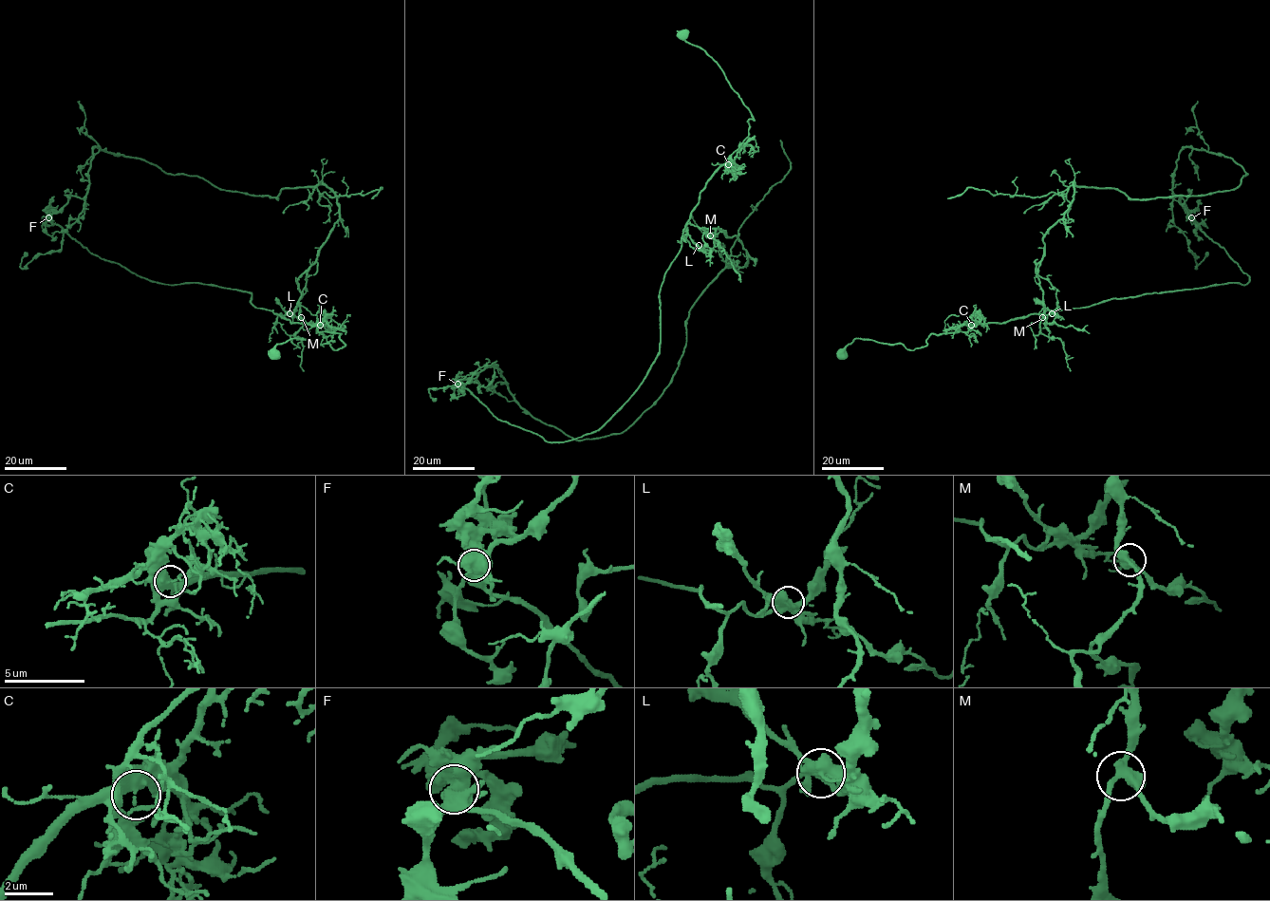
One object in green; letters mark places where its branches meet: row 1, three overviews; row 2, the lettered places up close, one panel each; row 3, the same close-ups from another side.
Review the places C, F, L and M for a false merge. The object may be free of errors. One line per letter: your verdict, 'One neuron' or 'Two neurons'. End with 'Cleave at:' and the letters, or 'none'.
C: One neuron
F: Two neurons
L: One neuron
M: One neuron
Cleave at: F

